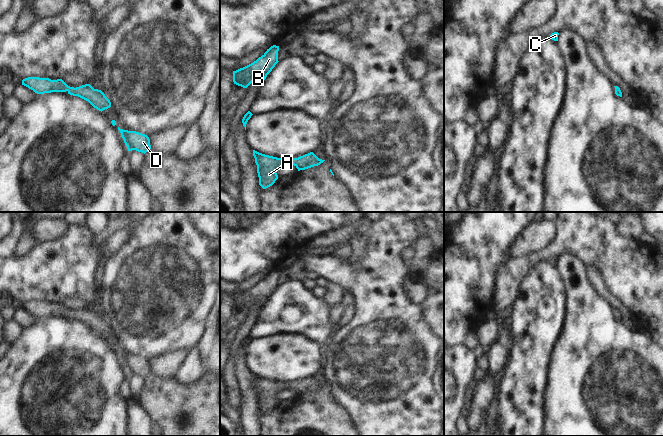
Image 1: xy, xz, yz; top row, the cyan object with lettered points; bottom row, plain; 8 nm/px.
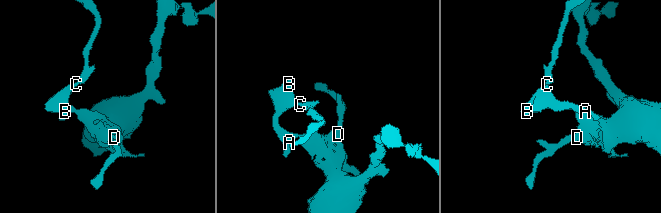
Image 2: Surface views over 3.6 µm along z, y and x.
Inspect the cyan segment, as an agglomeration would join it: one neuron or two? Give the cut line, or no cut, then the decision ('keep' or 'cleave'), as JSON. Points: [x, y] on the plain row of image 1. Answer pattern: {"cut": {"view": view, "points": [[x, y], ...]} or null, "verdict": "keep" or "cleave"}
{"cut": null, "verdict": "keep"}

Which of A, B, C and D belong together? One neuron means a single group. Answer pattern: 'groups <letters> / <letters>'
groups A B C D

